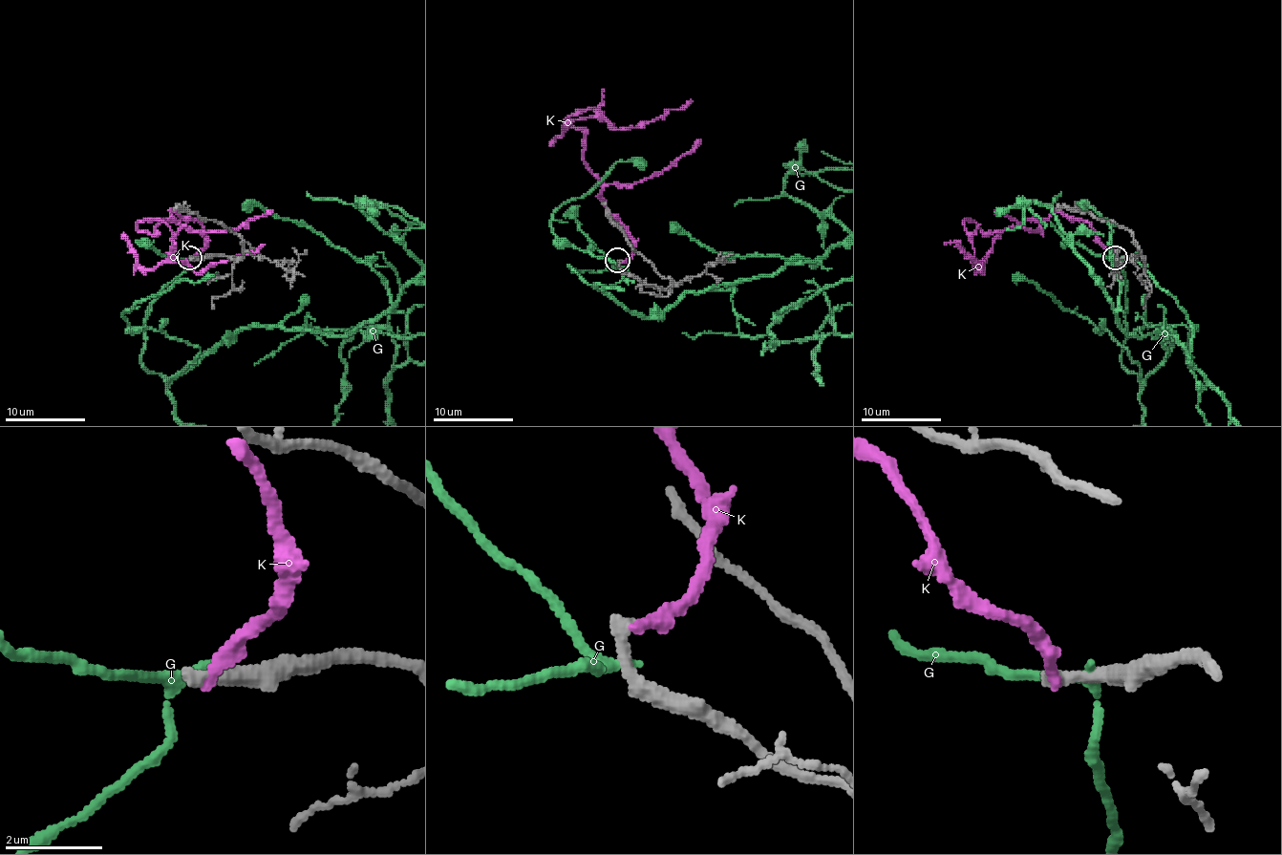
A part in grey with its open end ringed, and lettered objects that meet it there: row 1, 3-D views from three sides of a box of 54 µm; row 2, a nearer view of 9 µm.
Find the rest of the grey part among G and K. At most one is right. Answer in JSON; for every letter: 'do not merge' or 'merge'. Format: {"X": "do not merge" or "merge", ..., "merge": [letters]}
{"G": "do not merge", "K": "do not merge", "merge": []}

